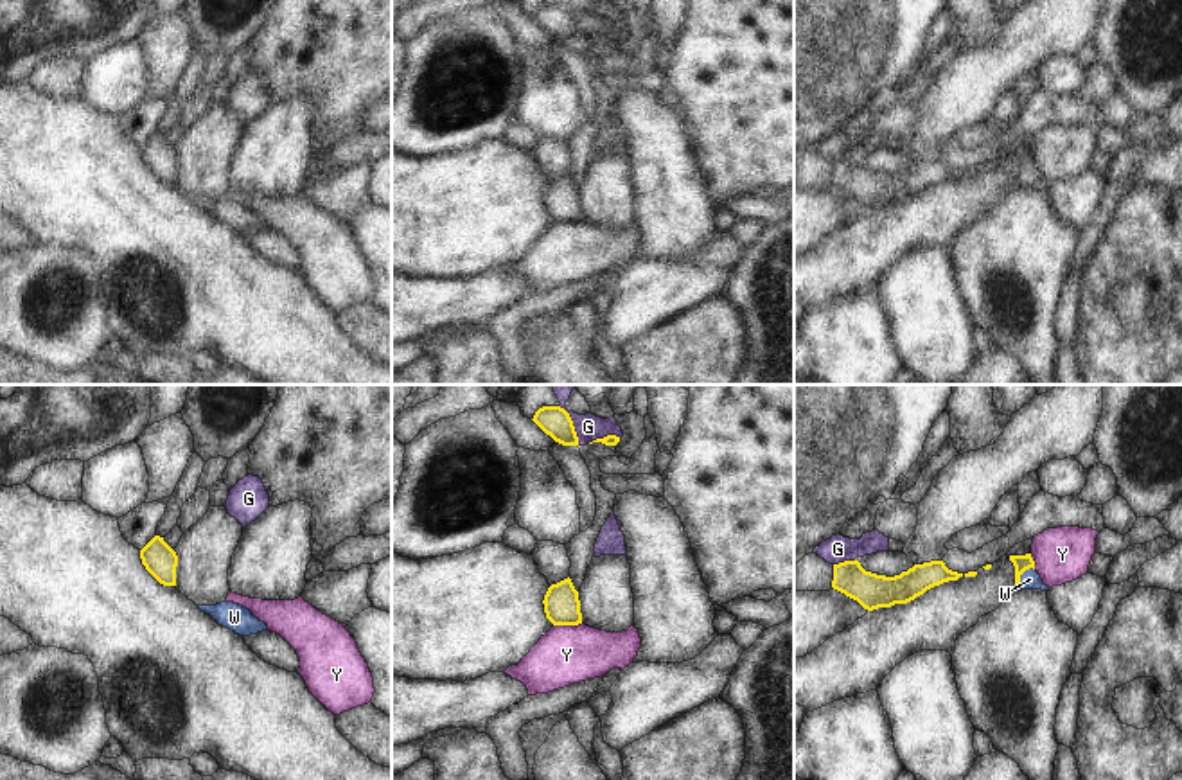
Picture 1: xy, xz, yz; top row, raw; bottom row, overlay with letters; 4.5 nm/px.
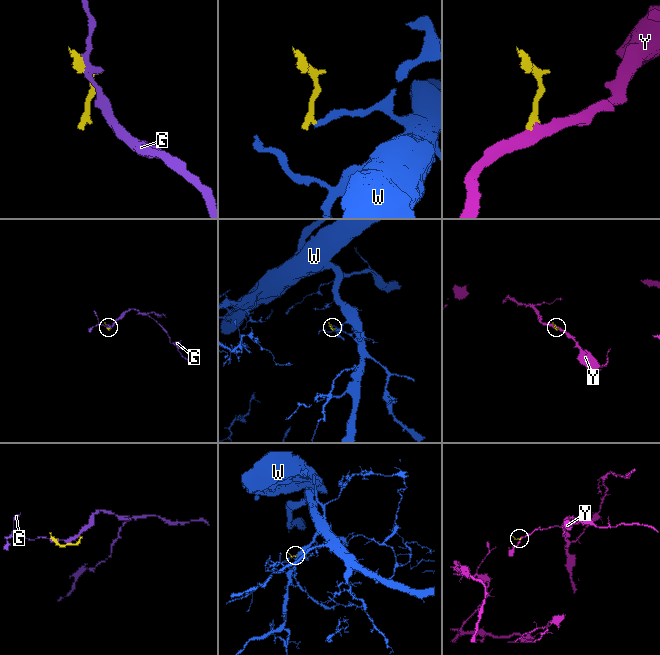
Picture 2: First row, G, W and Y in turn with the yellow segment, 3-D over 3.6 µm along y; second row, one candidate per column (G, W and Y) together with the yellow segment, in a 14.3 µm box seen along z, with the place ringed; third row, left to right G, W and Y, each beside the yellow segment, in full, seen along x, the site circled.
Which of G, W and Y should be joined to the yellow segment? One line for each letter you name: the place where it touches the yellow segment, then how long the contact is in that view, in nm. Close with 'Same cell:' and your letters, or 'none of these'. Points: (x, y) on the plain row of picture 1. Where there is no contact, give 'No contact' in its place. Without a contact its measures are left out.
W: Touches yellow at yz (1021, 171). Shared border 110 nm
Same cell: W.

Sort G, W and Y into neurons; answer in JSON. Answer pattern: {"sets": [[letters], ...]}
{"sets": [["G"], ["W"], ["Y"]]}

